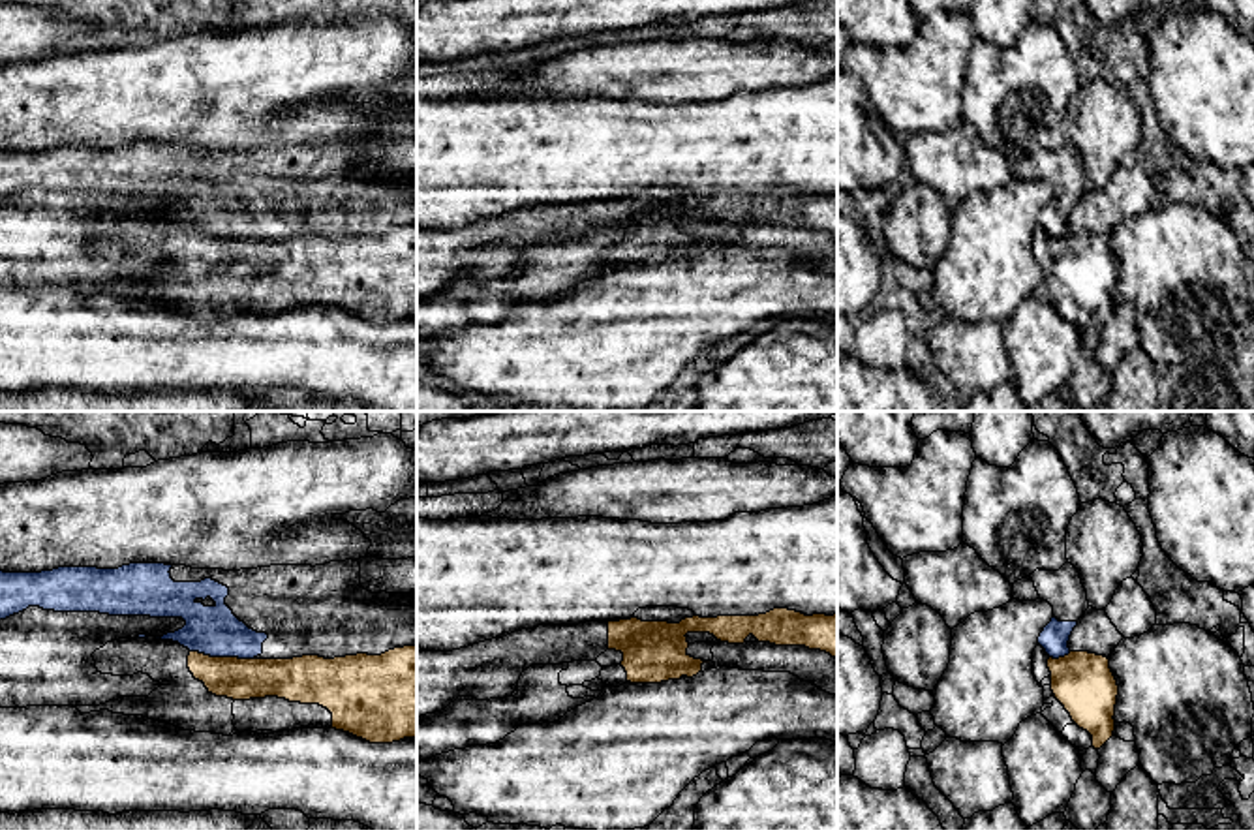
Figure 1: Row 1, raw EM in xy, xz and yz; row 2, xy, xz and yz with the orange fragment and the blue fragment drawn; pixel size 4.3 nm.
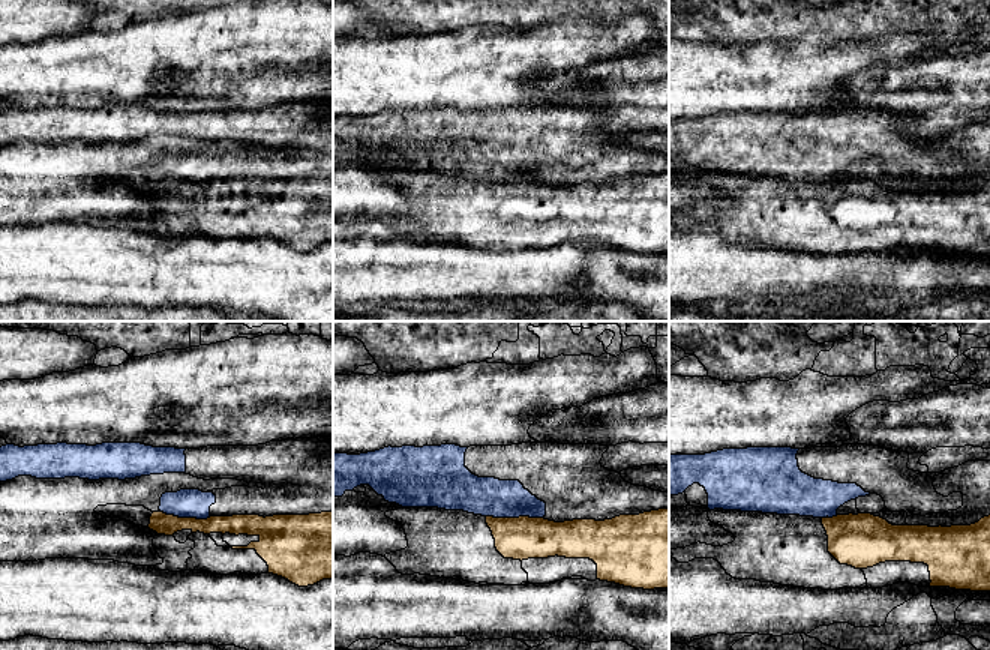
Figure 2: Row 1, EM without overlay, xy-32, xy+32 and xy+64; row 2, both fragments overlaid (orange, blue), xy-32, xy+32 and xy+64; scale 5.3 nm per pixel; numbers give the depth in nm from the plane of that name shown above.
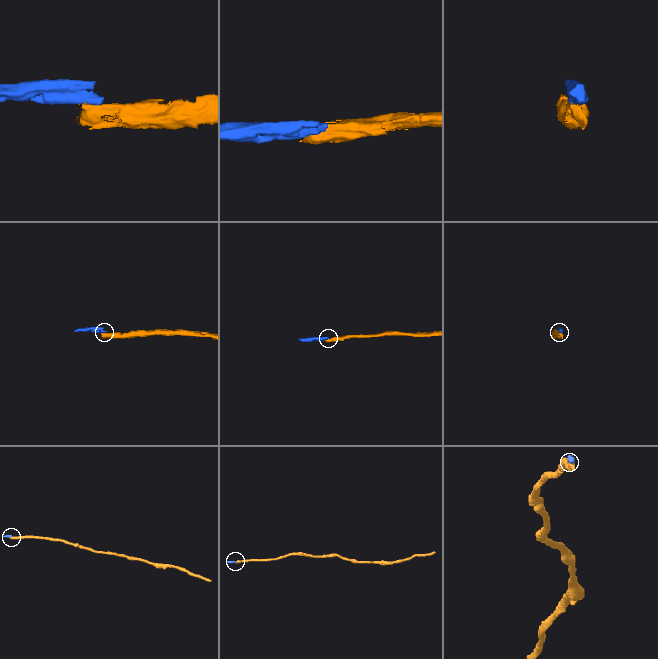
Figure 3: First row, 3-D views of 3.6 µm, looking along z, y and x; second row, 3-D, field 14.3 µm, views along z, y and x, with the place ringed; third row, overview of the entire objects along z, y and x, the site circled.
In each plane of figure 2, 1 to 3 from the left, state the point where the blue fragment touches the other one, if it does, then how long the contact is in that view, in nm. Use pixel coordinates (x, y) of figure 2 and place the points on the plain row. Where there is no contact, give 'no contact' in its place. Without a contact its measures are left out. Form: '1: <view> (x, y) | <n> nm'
1: xy-32 (186, 182) | 280 nm
2: xy+32 (515, 182) | 320 nm
3: xy+64 (833, 180) | 60 nm

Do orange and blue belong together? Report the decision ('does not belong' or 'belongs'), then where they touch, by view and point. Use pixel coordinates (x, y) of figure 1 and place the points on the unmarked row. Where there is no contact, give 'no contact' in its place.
does not belong | xy (222, 237)

